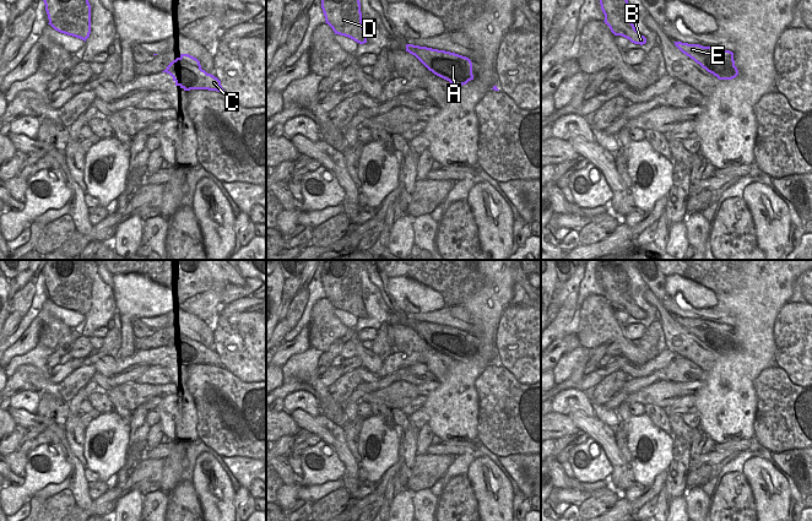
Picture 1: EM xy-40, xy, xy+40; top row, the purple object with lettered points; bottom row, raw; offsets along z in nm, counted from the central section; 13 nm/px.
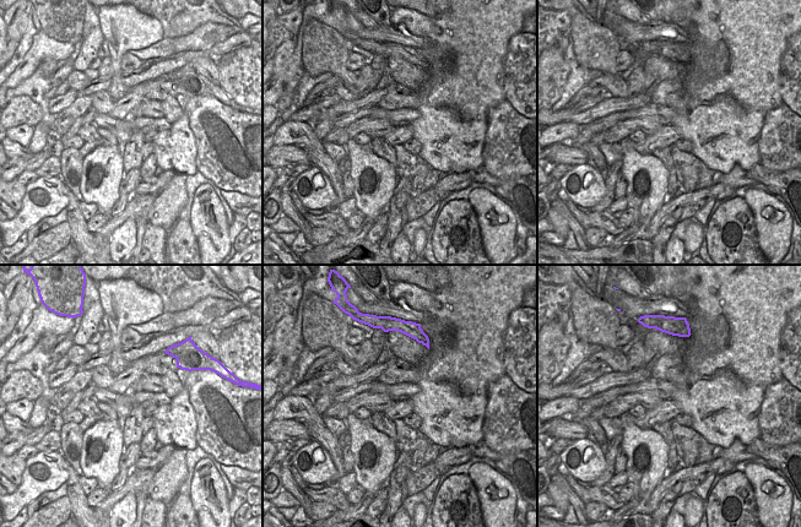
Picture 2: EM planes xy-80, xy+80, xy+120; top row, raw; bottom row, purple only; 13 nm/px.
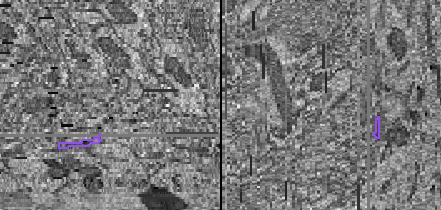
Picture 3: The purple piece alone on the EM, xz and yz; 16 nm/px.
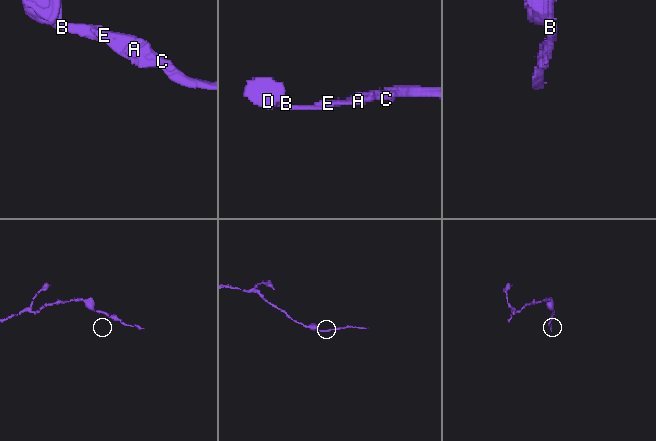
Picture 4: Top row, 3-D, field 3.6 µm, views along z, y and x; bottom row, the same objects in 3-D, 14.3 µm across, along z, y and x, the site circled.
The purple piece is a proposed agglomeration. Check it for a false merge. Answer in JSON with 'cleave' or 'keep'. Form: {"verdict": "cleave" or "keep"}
{"verdict": "keep"}

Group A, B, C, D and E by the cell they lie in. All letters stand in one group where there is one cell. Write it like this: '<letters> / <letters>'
A B C D E

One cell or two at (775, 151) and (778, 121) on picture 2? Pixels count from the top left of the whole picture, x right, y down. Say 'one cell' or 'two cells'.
one cell

